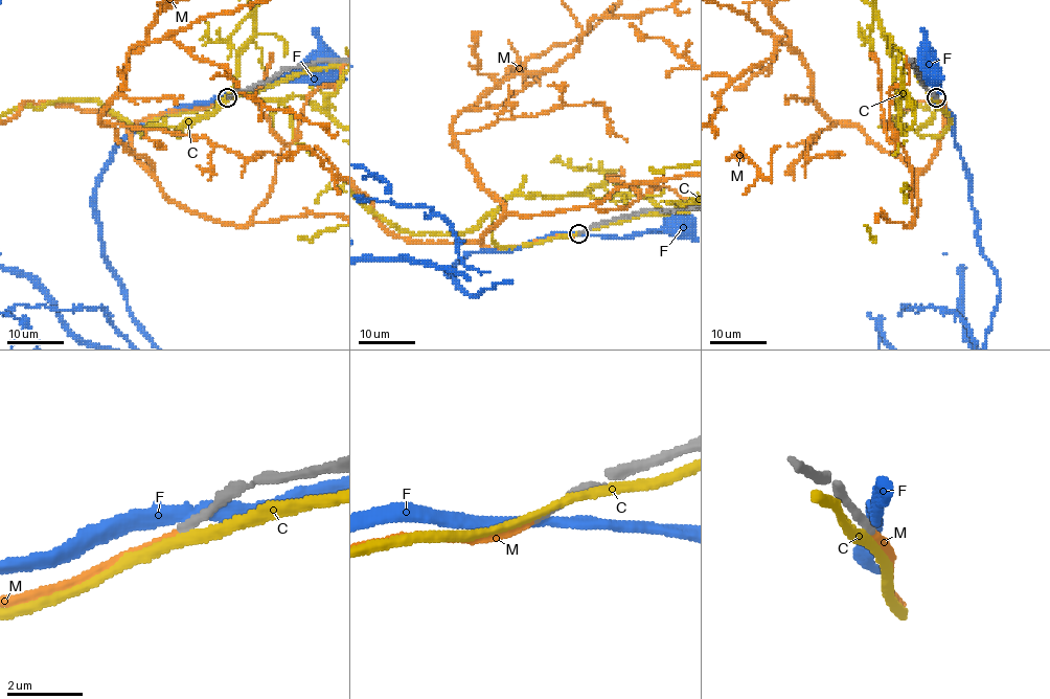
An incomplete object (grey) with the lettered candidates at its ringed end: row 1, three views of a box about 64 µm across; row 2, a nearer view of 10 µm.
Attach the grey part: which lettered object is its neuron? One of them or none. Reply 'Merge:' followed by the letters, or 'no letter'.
Merge: M

